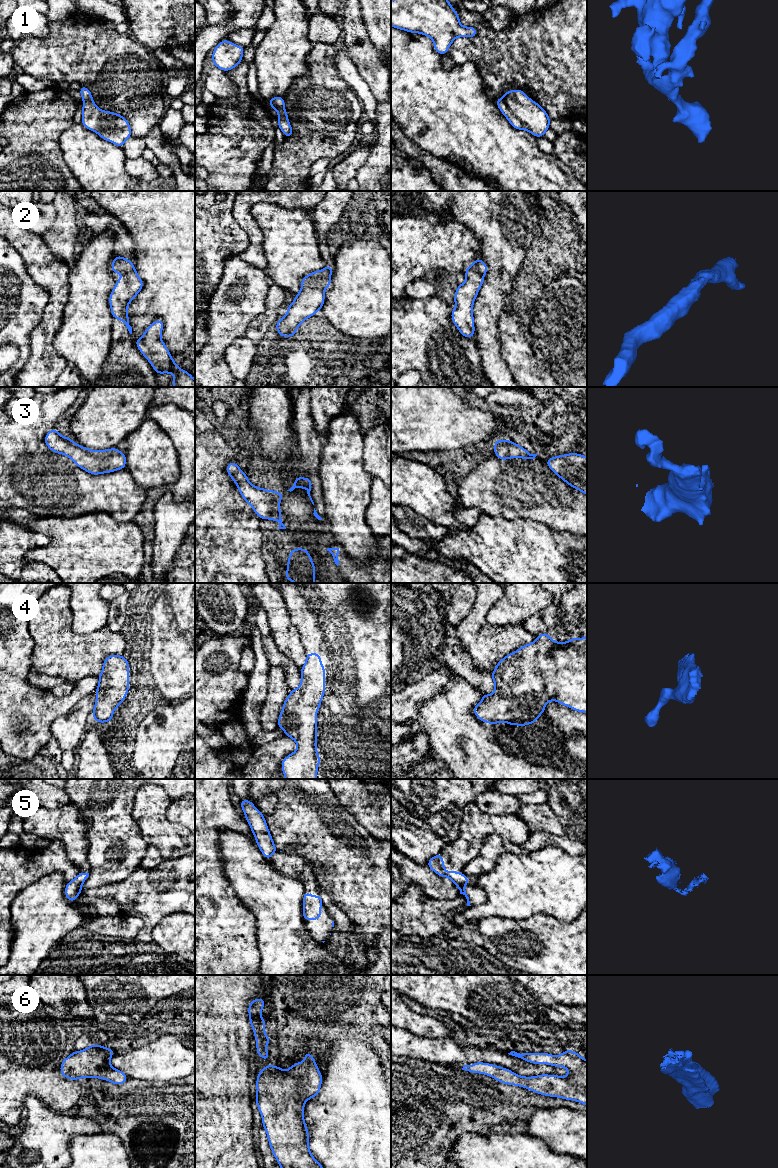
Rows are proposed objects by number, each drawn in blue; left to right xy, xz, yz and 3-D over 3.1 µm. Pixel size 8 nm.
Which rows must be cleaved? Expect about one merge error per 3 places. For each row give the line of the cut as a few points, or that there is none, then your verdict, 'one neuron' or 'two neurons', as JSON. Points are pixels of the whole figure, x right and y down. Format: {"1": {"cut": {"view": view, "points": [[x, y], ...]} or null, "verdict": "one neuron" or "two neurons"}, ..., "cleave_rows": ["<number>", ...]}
{"1": {"cut": null, "verdict": "one neuron"}, "2": {"cut": null, "verdict": "one neuron"}, "3": {"cut": null, "verdict": "one neuron"}, "4": {"cut": null, "verdict": "one neuron"}, "5": {"cut": {"view": "xy", "points": [[80, 885], [78, 894]]}, "verdict": "two neurons"}, "6": {"cut": null, "verdict": "one neuron"}, "cleave_rows": ["5"]}

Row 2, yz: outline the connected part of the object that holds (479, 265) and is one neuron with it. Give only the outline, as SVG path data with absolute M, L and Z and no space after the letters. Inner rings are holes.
M482 259L476 260L465 269L466 280L455 291L455 309L451 319L463 337L473 338L475 334L473 303L484 282L488 267Z

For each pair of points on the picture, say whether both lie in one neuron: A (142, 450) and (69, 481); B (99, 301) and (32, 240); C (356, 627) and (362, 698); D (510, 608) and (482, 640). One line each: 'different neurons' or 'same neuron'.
A: different neurons
B: different neurons
C: same neuron
D: different neurons

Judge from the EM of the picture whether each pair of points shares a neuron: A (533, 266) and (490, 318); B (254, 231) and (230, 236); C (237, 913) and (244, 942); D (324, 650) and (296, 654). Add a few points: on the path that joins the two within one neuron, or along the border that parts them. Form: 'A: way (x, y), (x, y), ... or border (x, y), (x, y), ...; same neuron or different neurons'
A: border (519, 270), (511, 293); different neurons
B: border (232, 213), (249, 241), (239, 255); different neurons
C: way (237, 920), (237, 935); same neuron
D: border (303, 646), (306, 652); different neurons

